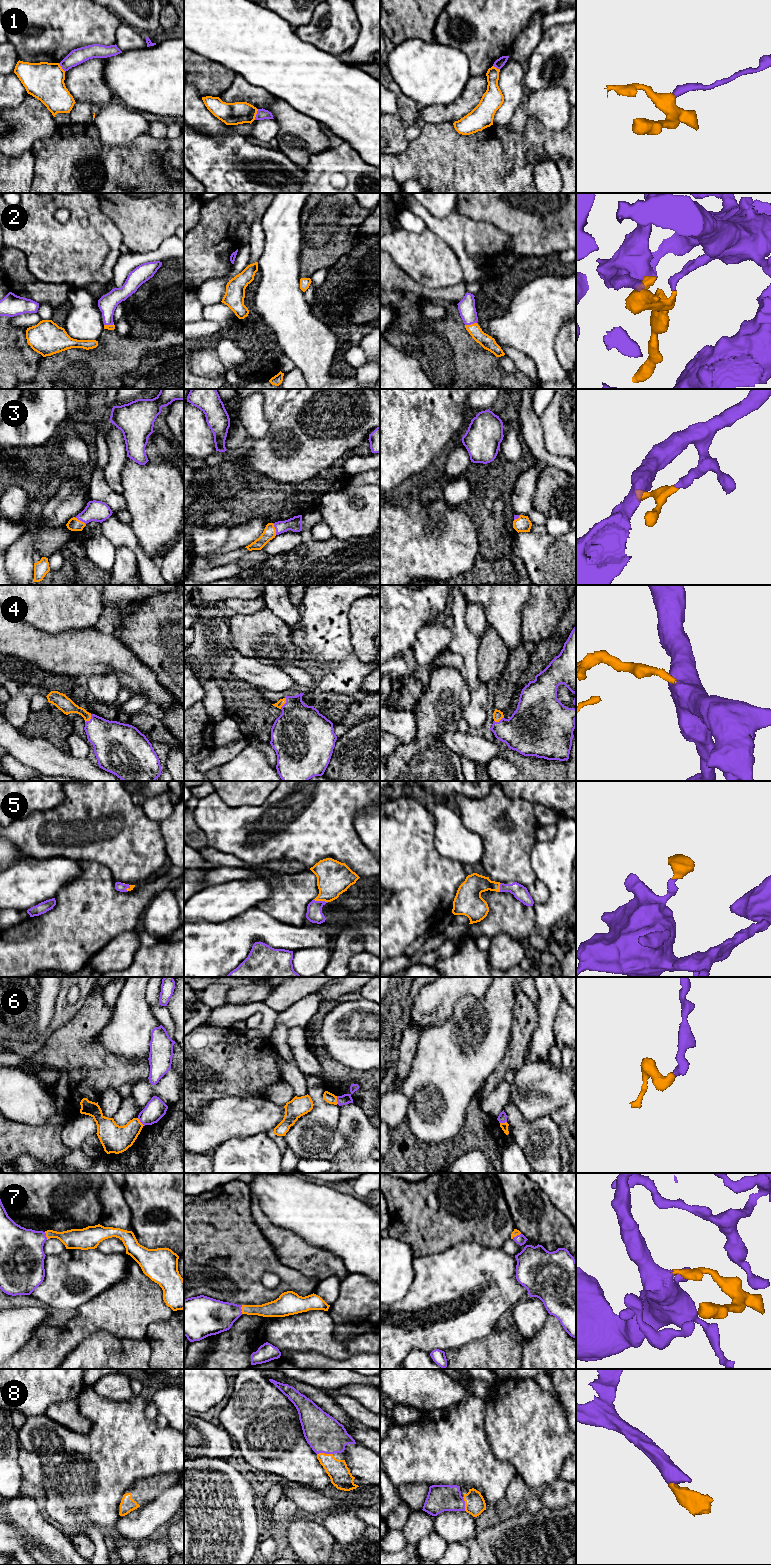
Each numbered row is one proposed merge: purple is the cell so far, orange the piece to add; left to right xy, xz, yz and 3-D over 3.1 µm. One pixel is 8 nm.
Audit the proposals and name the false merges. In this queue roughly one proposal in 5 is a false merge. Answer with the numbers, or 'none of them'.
1, 6

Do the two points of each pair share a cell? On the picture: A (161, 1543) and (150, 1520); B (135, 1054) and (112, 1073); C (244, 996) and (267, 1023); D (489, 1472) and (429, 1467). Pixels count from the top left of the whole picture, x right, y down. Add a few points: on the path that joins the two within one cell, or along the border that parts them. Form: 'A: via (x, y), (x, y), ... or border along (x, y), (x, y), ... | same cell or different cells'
A: border along (155, 1534), (148, 1540) | different cells
B: border along (107, 1050), (123, 1058), (133, 1060), (147, 1059) | different cells
C: border along (262, 1000), (245, 1004), (227, 1004) | different cells
D: via (474, 1467), (444, 1467) | same cell

